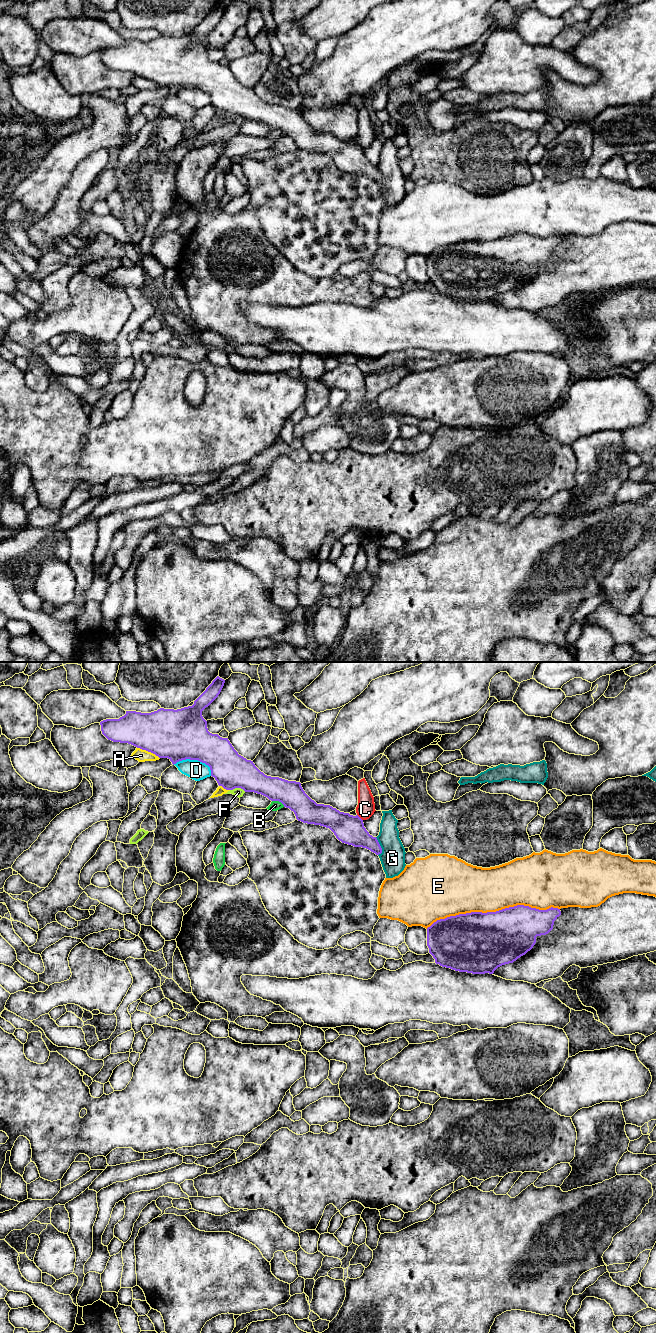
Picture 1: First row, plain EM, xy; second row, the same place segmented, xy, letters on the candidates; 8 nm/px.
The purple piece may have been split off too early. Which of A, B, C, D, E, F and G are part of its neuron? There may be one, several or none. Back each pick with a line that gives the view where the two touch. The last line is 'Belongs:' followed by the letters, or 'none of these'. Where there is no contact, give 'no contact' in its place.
B: xy
Belongs: B

